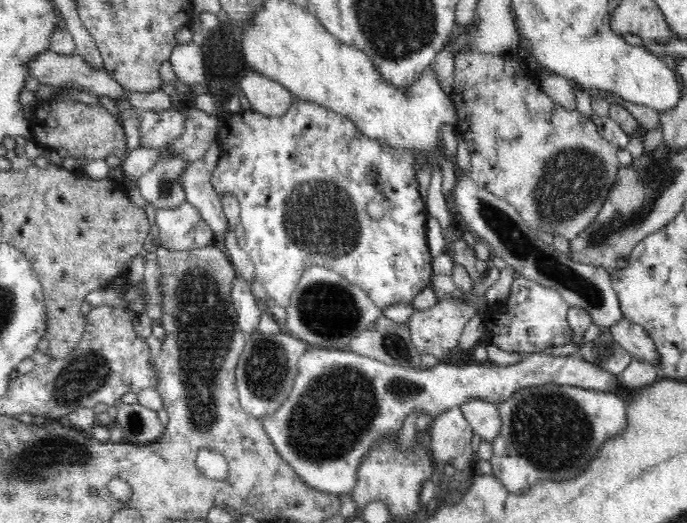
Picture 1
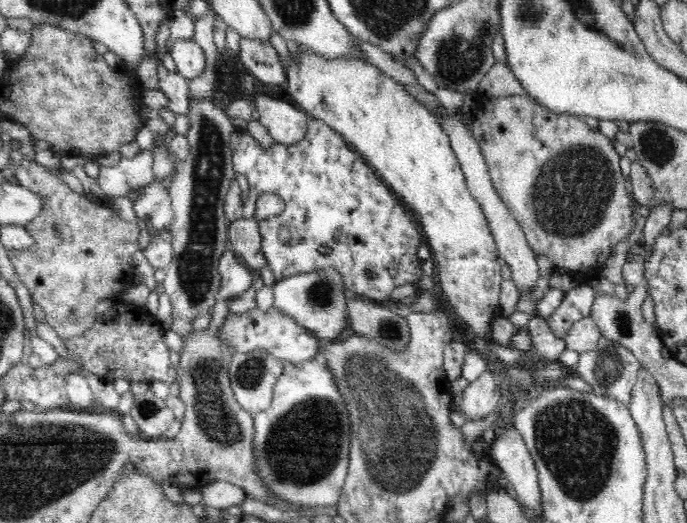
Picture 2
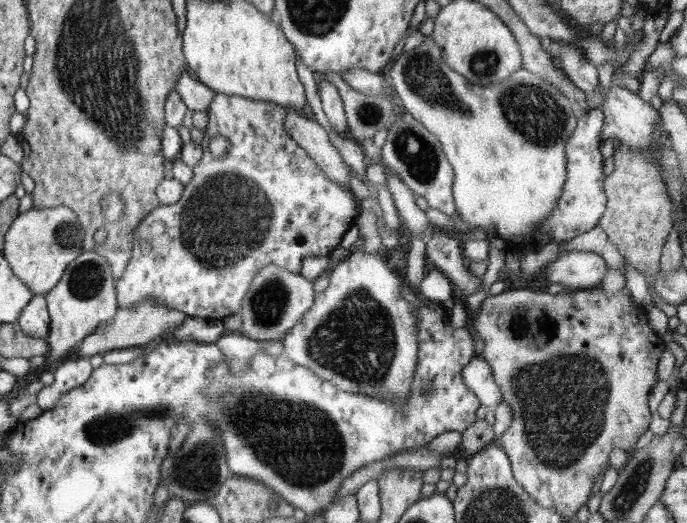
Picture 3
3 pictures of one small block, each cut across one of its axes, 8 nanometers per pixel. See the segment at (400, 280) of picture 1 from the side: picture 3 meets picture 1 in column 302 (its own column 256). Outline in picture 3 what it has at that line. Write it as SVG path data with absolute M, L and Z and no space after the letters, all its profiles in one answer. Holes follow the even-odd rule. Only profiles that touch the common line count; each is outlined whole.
M215 94L213 102L209 104L207 110L207 128L203 130L203 140L201 140L201 148L203 148L203 158L201 162L193 168L193 180L185 186L181 200L173 206L157 206L155 210L151 210L151 214L147 214L139 226L133 232L133 254L131 260L127 264L127 268L123 270L123 274L119 276L117 282L117 290L119 290L119 306L121 308L133 308L139 302L151 300L151 302L161 302L167 308L173 308L177 312L183 312L185 316L193 316L193 318L205 318L205 320L223 320L225 316L233 316L235 312L241 310L241 300L251 284L251 280L255 278L255 274L263 268L263 266L279 266L285 268L293 274L301 272L301 260L303 258L317 258L317 256L329 256L341 242L343 234L347 232L347 228L351 228L359 214L359 206L355 196L343 188L341 184L329 180L323 170L319 170L315 166L315 162L311 158L307 158L307 154L301 150L301 146L289 136L287 128L285 128L285 116L287 116L287 108L277 106L273 102L263 102L263 100L249 100L249 98L239 98L239 96L225 96L225 94ZM215 136L223 136L229 142L229 148L223 156L215 156L211 154L211 142Z

